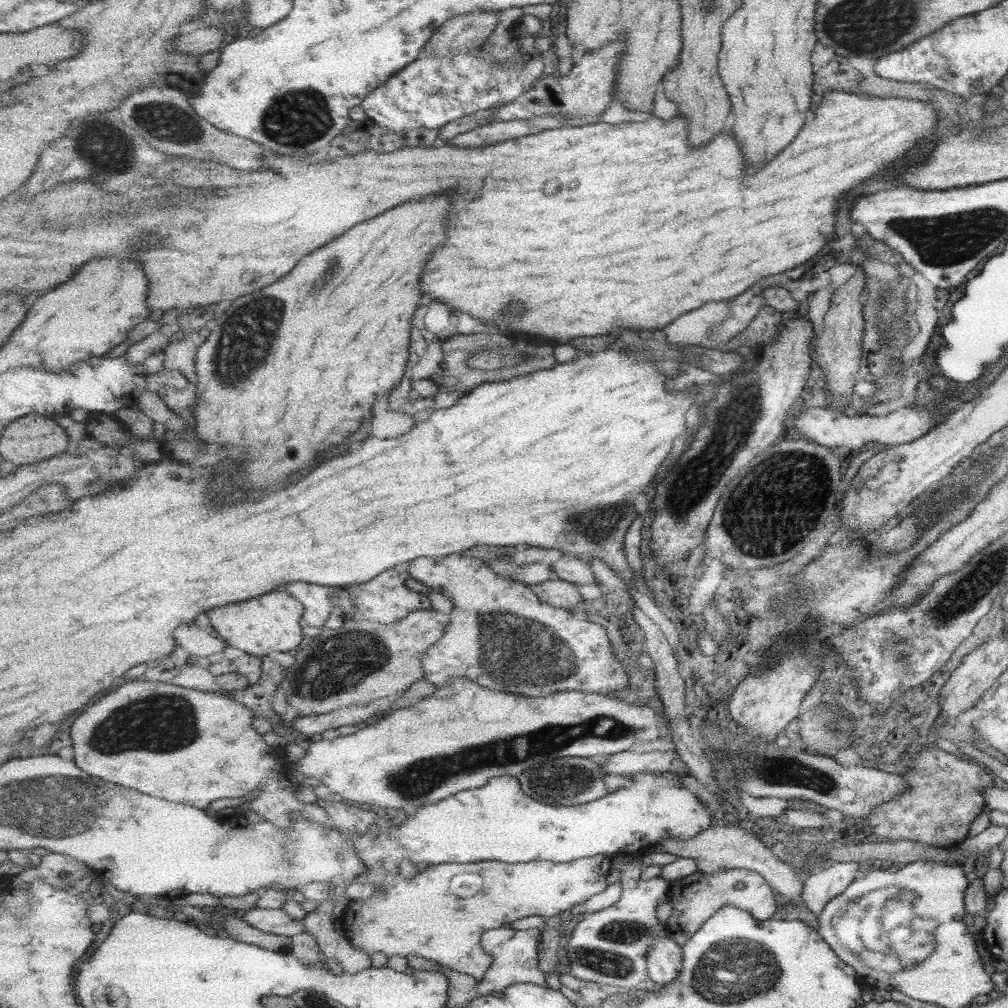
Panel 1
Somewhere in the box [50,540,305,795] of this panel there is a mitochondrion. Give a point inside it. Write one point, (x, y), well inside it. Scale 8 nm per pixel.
(169, 723)

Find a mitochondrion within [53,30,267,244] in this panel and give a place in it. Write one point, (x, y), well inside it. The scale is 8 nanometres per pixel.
(169, 122)

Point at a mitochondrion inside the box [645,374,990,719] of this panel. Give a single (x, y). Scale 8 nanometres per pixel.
(775, 504)

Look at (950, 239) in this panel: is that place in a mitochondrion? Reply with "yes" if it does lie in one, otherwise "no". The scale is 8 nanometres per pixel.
yes

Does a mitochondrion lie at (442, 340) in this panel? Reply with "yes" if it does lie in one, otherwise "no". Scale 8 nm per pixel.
no

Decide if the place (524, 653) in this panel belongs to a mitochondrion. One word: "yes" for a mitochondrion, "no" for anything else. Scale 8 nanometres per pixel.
yes

